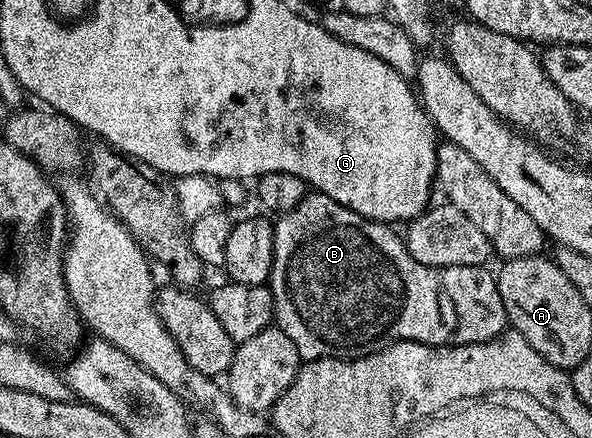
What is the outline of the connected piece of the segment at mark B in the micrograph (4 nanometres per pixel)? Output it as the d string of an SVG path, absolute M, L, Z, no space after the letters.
M320 192L306 193L303 201L295 208L284 211L281 219L273 222L275 236L275 252L271 264L271 276L268 288L273 293L273 317L276 325L295 344L299 356L305 362L317 362L321 358L366 358L384 346L393 342L422 342L424 346L470 346L472 342L492 342L506 333L509 317L503 308L503 296L499 296L496 277L488 274L485 266L428 266L419 264L405 247L404 237L397 234L392 225L384 222L374 222L372 218L364 218L351 208L331 200L331 196Z

